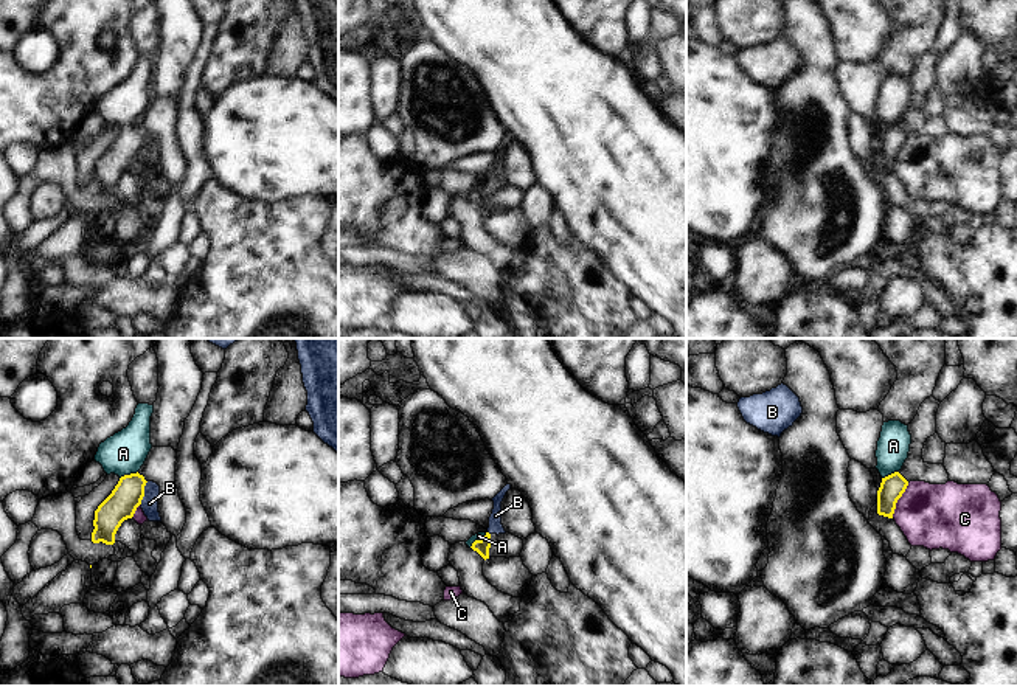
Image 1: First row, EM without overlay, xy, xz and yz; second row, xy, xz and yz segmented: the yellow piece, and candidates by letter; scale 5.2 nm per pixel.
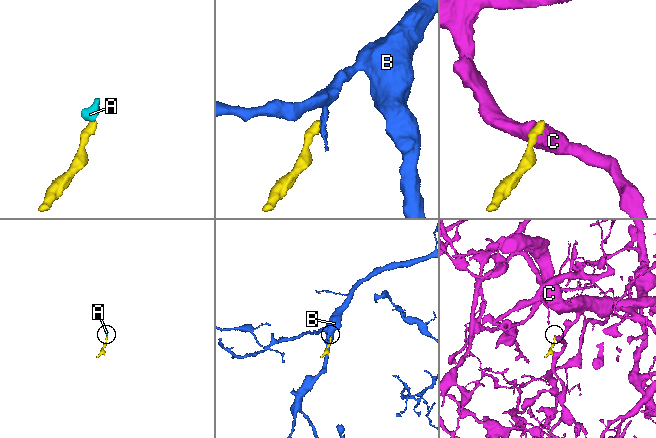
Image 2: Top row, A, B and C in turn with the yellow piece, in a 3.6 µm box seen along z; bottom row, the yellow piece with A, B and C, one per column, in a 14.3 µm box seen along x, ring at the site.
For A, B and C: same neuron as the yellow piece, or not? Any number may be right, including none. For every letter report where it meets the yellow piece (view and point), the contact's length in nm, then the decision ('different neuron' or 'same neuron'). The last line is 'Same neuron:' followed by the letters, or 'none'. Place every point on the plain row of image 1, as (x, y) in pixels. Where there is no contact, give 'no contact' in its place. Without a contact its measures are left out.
A: xy (128, 128) | 100 nm | same neuron
B: xy (143, 145) | 130 nm | different neuron
C: yz (898, 151) | 200 nm | different neuron
Same neuron: A

